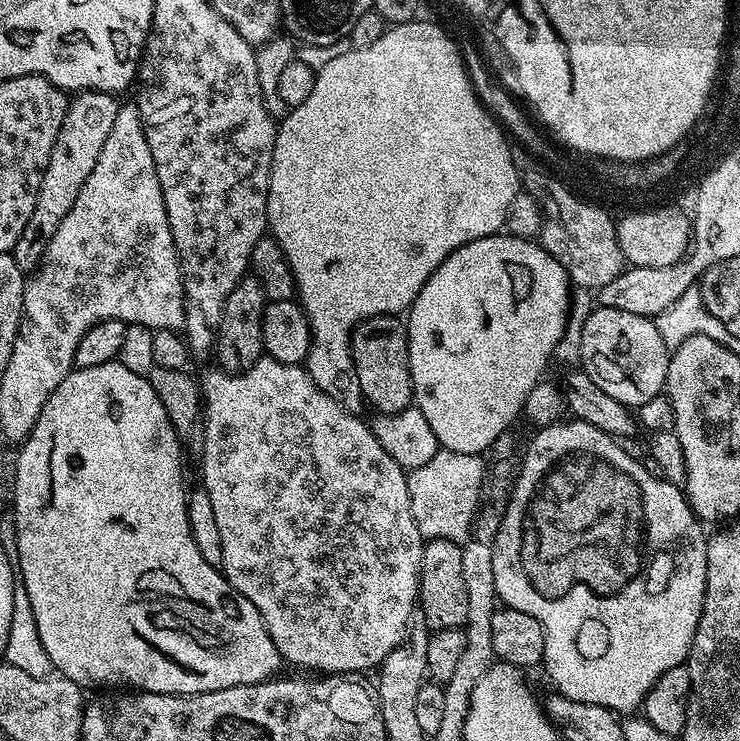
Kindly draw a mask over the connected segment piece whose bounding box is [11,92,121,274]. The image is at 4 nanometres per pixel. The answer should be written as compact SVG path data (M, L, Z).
M78 92L69 99L62 130L58 130L54 150L50 150L50 162L46 162L42 186L34 202L34 214L30 214L26 230L22 230L18 242L11 250L14 262L18 262L25 274L36 271L40 259L44 257L44 247L49 238L54 230L58 230L62 218L70 214L74 198L78 198L86 178L90 178L90 170L94 170L94 162L98 162L98 154L102 154L102 145L114 127L114 118L118 118L120 105L121 101L110 92Z

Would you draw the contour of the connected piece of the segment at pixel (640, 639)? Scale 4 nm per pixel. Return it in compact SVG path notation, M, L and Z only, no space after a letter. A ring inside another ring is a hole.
M561 418L554 424L543 425L537 432L540 433L529 442L528 448L526 444L519 457L519 471L510 489L508 505L496 535L496 544L492 547L496 595L501 605L522 610L522 614L530 614L542 622L546 638L542 668L548 671L548 676L556 687L553 689L559 695L609 708L617 714L635 713L643 705L650 686L654 686L654 682L662 678L666 670L684 664L688 659L688 651L692 649L698 618L704 612L708 545L706 532L700 529L703 528L701 521L693 514L681 485L671 484L669 480L661 478L647 463L639 464L620 445L623 443L606 430L600 430L598 426L592 426L585 420Z

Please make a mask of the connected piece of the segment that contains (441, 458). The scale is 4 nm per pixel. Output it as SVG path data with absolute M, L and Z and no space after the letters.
M437 450L426 466L418 466L407 473L414 522L418 522L418 530L424 535L425 541L446 538L463 545L468 539L482 495L485 461L483 455Z

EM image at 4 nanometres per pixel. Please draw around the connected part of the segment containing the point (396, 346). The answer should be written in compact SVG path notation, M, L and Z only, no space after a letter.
M399 315L366 318L352 330L352 357L361 397L381 416L399 416L414 404L406 324Z

